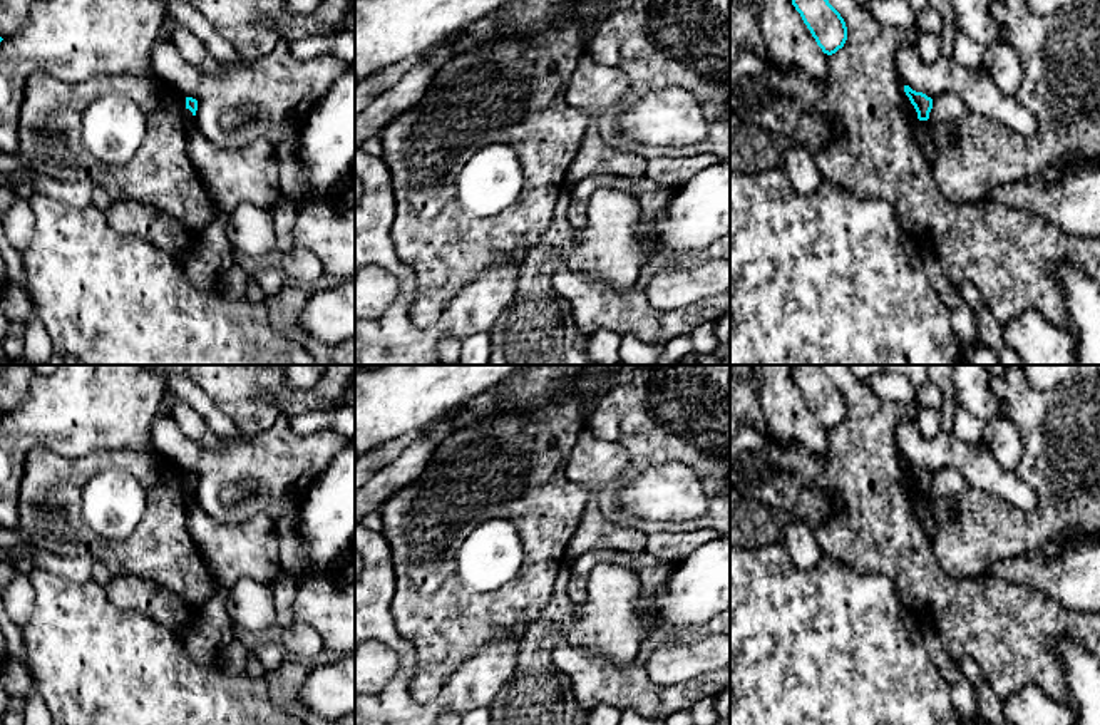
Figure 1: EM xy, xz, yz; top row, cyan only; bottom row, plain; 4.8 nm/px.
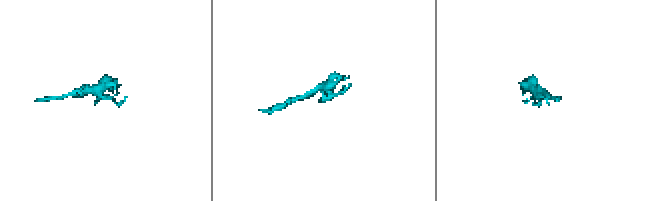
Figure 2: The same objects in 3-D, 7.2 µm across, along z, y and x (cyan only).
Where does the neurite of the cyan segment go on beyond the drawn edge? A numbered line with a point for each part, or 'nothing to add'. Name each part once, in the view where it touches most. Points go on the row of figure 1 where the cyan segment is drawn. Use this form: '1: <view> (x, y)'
nothing to add

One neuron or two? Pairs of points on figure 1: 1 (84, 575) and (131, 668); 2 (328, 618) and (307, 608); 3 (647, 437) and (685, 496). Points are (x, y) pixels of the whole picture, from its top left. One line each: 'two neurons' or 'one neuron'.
1: two neurons
2: one neuron
3: two neurons

